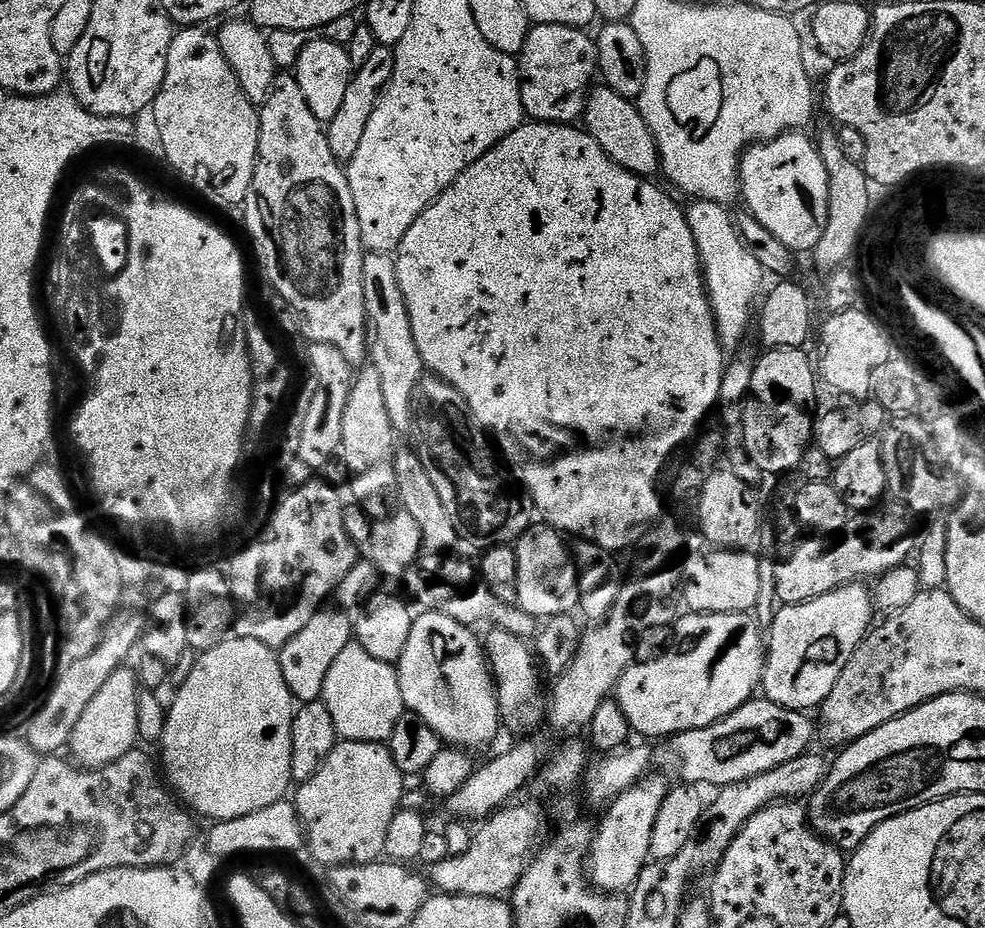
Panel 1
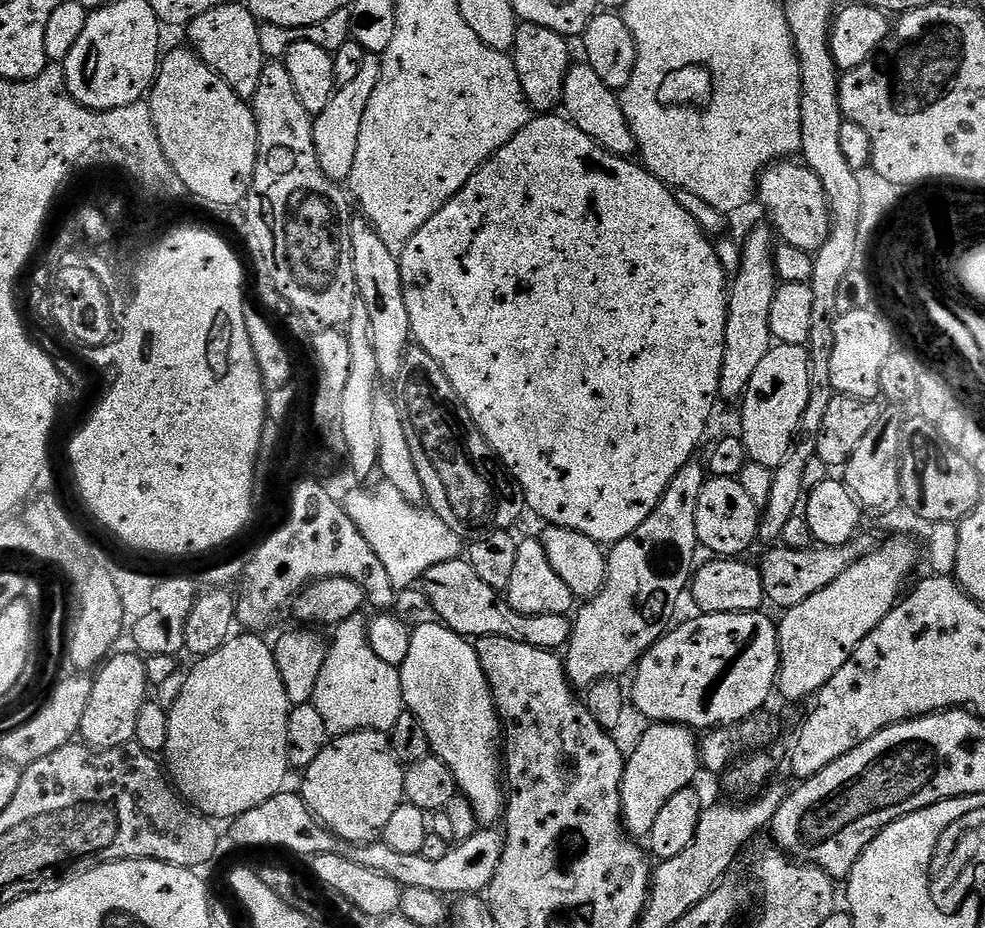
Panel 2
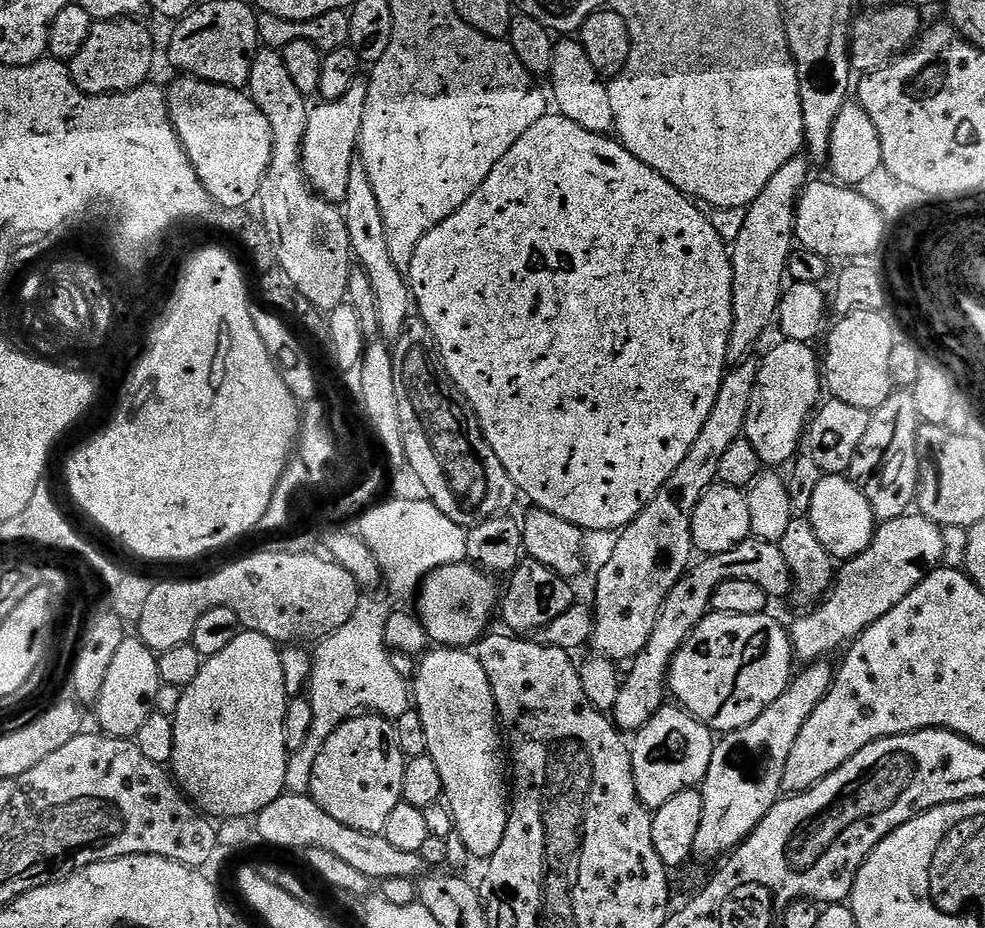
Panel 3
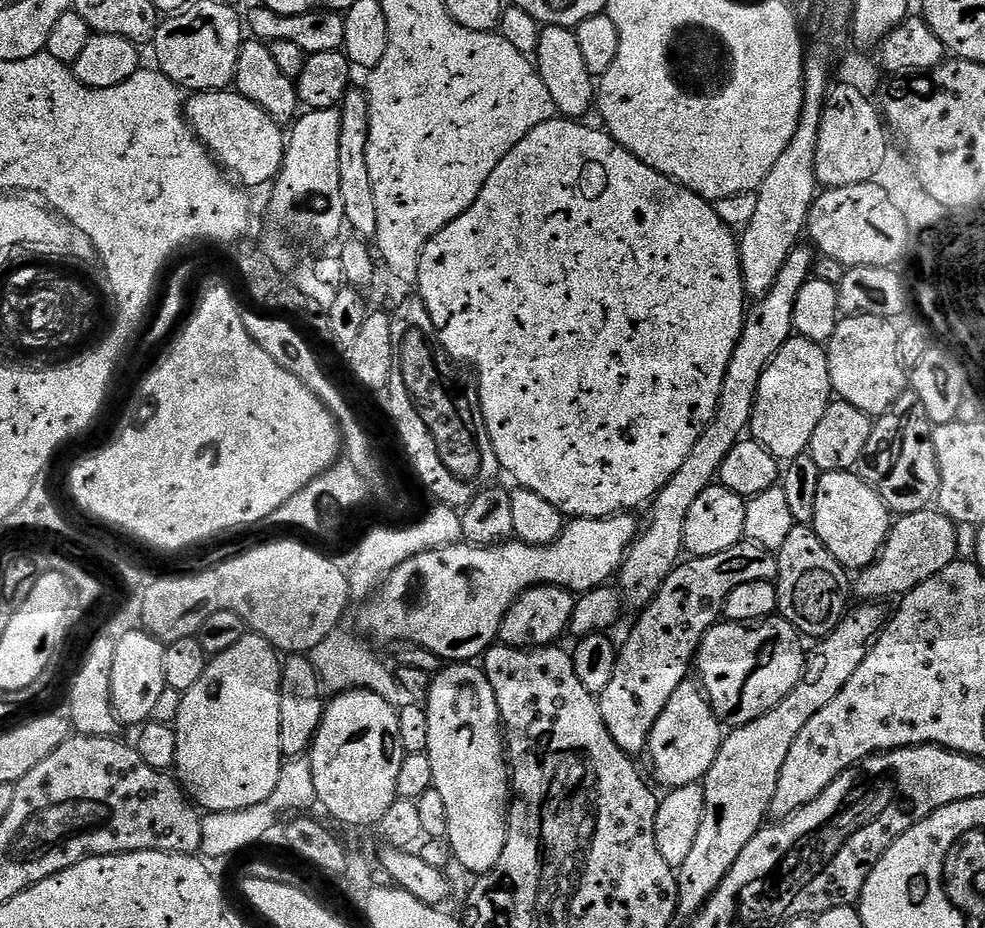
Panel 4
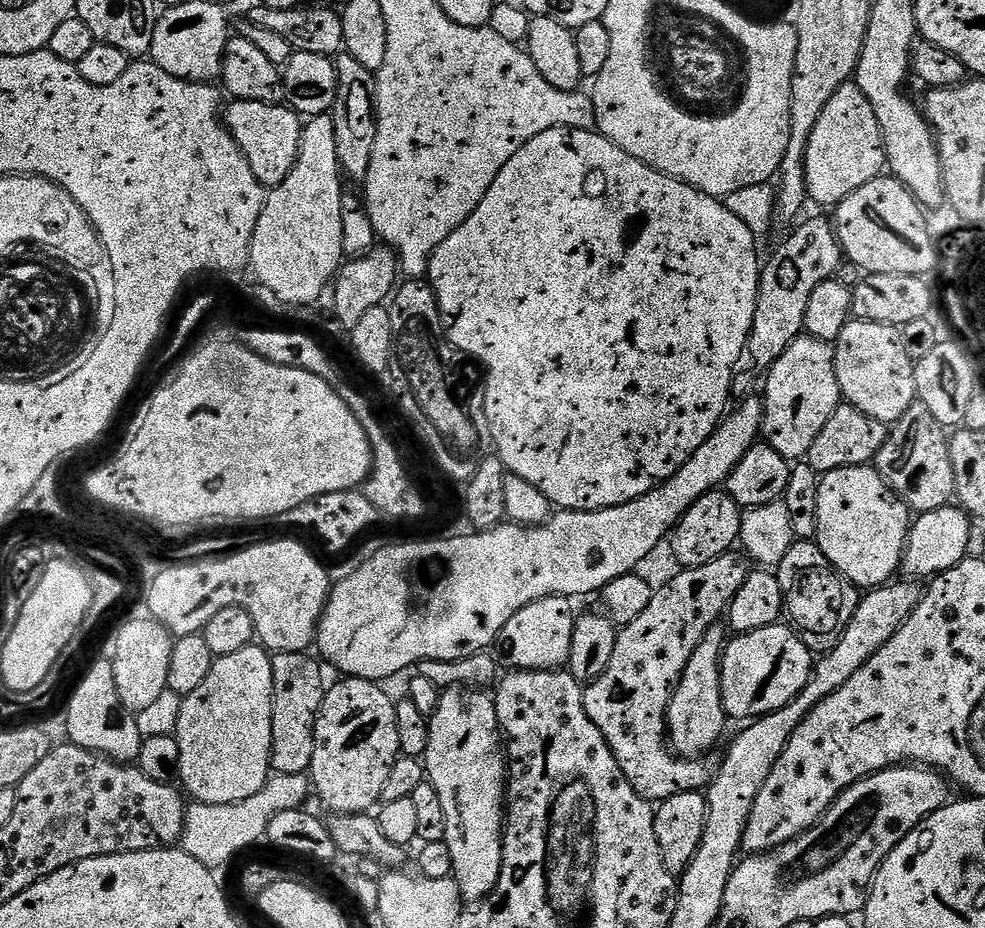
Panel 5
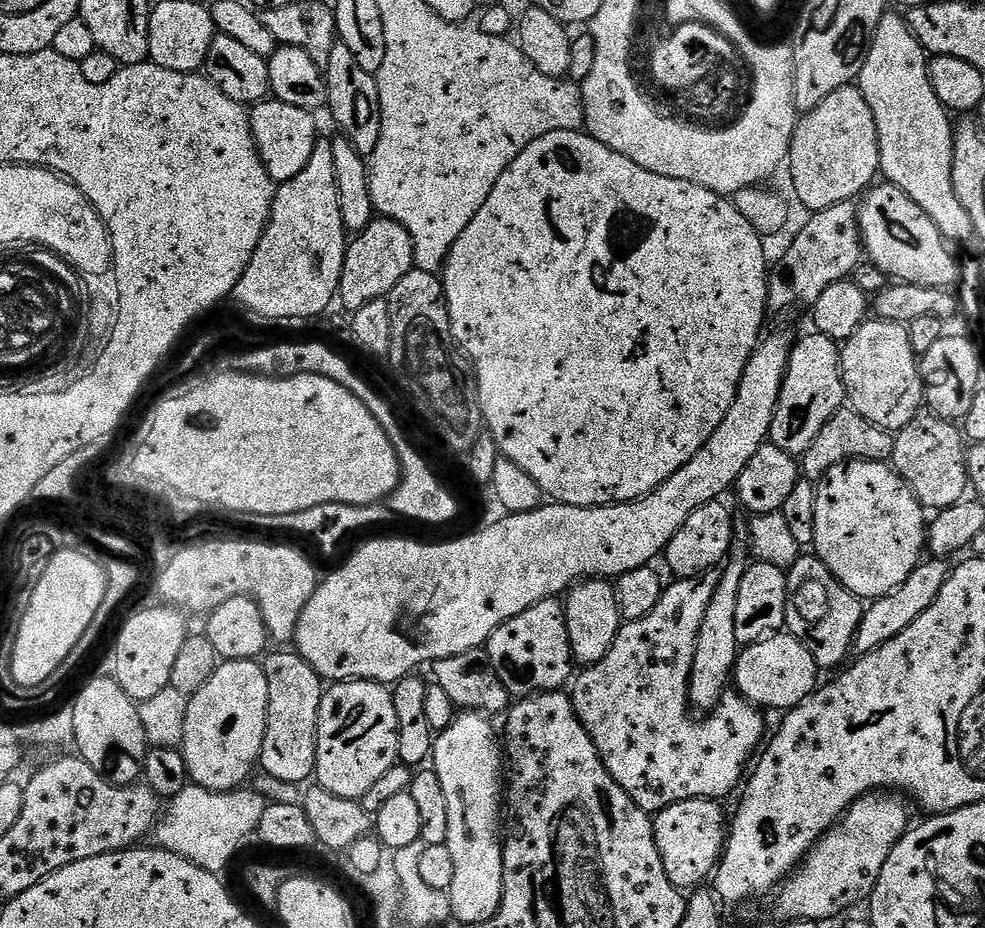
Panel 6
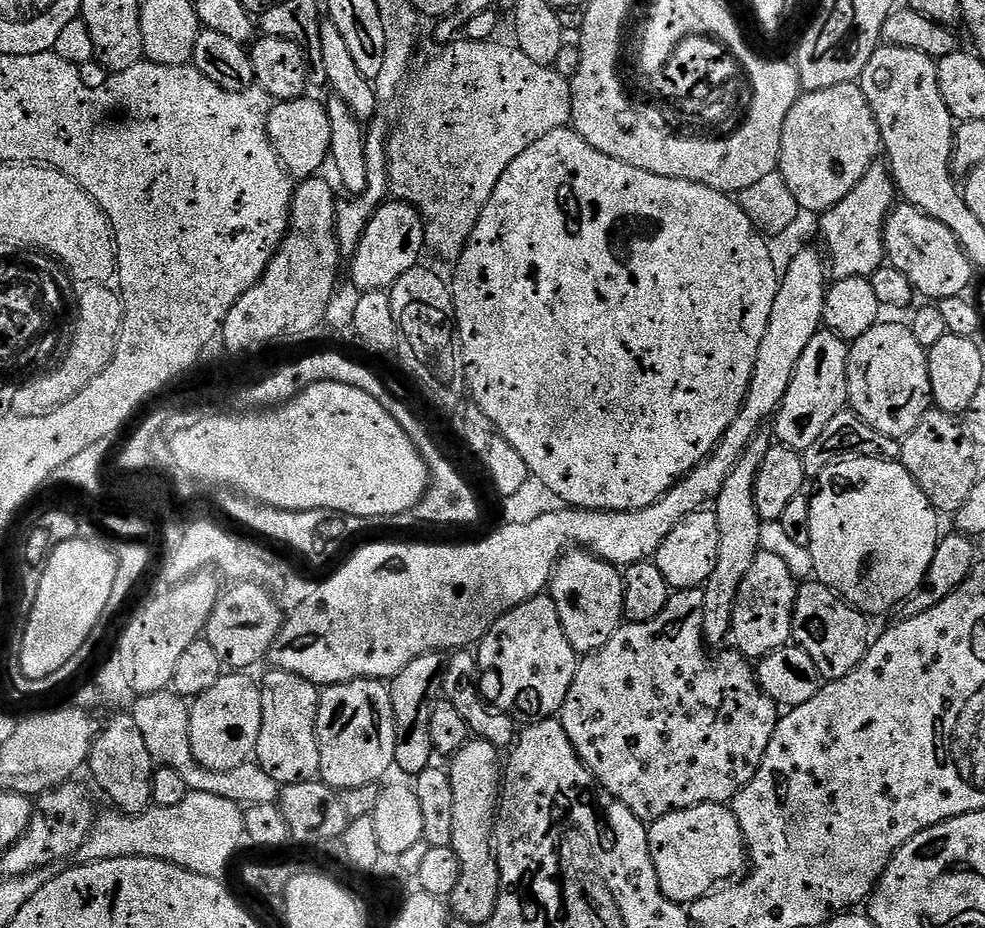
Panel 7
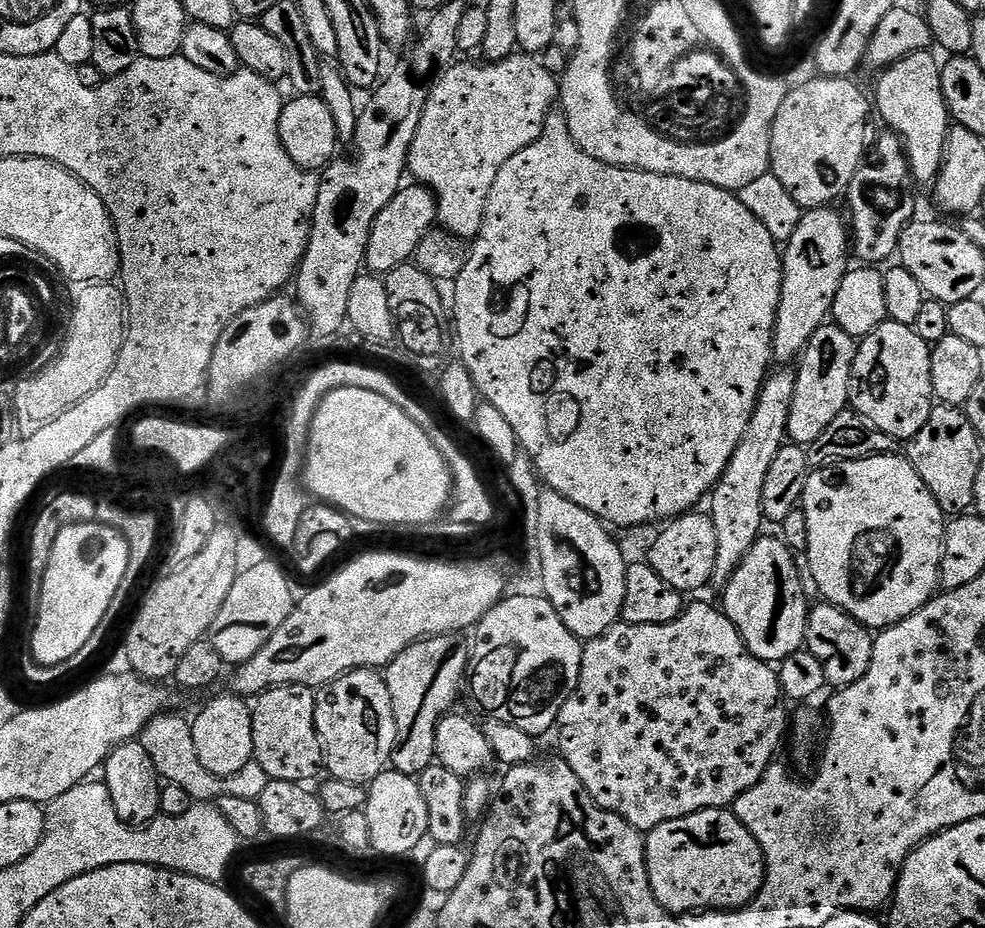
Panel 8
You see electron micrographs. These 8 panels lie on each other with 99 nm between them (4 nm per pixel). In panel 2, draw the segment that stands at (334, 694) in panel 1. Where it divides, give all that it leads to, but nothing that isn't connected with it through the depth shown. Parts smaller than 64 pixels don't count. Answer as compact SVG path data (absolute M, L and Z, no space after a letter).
M357 614L351 616L346 622L335 625L336 637L331 637L322 672L312 696L311 703L318 710L318 714L322 714L322 718L326 718L326 730L329 737L332 738L345 736L351 732L391 733L394 722L398 722L398 718L406 710L400 669L386 666L386 662L382 662L382 658L378 658L378 654L374 654L368 641L368 624L362 617L363 615Z

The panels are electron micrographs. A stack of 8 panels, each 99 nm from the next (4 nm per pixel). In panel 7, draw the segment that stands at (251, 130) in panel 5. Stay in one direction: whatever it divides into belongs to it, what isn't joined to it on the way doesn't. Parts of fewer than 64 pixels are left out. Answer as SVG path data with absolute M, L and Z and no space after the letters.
M282 100L271 105L268 114L268 139L271 140L280 163L296 178L312 178L330 157L330 118L328 109L316 100Z

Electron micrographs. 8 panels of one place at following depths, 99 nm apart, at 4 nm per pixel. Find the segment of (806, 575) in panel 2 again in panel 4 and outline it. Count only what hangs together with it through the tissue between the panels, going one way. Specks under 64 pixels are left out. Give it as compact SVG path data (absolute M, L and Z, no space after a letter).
M743 539L722 554L685 559L668 575L655 598L637 615L640 617L637 618L628 641L619 645L614 678L610 678L610 686L606 686L606 690L602 690L598 697L602 722L610 738L614 738L614 742L623 752L637 754L636 752L643 753L647 749L650 730L654 722L658 722L658 714L662 714L670 694L678 690L681 682L689 679L702 638L721 619L724 599L734 590L738 590L742 582L775 581L778 574L776 557L775 551L763 548L752 540Z

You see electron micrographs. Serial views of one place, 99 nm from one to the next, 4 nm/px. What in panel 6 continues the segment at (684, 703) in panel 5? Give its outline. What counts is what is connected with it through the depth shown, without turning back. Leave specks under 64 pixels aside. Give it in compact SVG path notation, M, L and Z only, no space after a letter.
M733 543L732 551L719 573L720 581L714 590L714 598L710 598L710 606L706 606L706 614L702 614L702 626L698 626L698 638L694 646L694 666L690 670L690 682L688 683L688 703L697 713L707 714L713 708L717 708L720 699L725 692L729 691L730 681L733 679L736 671L736 658L741 651L742 646L736 640L736 631L734 630L734 617L738 614L738 590L742 586L744 572L748 569L750 563L750 548L747 543Z

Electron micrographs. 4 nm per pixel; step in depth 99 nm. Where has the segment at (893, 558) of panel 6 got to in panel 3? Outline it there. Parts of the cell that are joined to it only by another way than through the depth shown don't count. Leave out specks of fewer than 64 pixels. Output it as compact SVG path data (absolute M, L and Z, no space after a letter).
M823 475L814 491L806 519L814 526L814 534L818 534L818 542L826 546L826 550L840 562L847 562L862 554L866 546L874 538L878 521L866 494L857 488L847 475Z

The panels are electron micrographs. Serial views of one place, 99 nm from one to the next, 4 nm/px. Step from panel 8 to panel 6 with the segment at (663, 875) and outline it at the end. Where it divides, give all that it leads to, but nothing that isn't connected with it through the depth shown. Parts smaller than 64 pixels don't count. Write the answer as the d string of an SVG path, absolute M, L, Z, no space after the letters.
M683 800L655 813L652 829L658 846L658 854L662 858L662 866L666 866L666 878L670 878L670 882L674 882L676 888L699 889L703 885L700 883L707 876L709 879L715 873L726 843L726 816L724 820L724 812L720 807L721 805L714 800Z

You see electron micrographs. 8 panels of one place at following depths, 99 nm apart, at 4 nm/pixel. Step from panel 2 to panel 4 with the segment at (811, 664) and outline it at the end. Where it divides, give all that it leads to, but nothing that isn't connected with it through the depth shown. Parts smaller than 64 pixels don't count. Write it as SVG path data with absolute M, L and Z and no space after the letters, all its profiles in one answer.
M925 510L923 512L915 512L909 516L899 517L893 523L889 533L888 540L884 543L884 549L880 555L876 557L869 568L863 569L859 573L860 576L855 577L854 592L860 595L859 599L864 602L884 602L887 596L903 597L904 593L914 590L926 578L930 578L934 574L938 574L938 570L942 570L953 560L957 559L956 551L956 527L950 518L946 518L939 510Z

